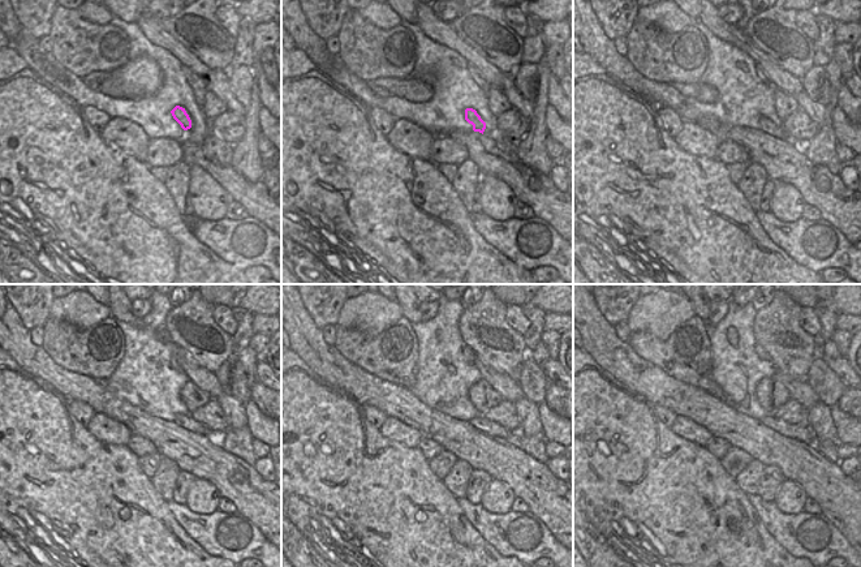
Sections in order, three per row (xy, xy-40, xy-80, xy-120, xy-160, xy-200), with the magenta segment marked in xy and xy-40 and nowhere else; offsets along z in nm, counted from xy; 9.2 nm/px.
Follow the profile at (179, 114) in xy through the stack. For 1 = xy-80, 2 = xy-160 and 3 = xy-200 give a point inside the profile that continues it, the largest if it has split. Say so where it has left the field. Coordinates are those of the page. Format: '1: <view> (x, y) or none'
1: xy-80 (767, 125)
2: xy-160 (489, 428)
3: xy-200 (804, 434)

